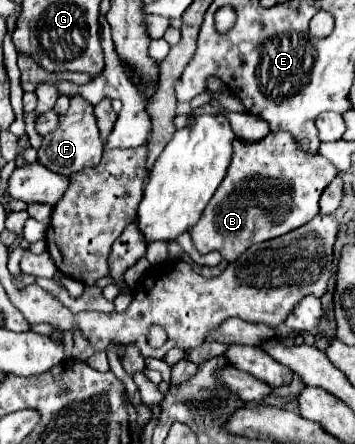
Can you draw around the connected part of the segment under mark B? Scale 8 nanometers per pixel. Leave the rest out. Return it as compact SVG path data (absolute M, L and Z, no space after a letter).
M288 132L268 134L266 138L252 144L234 140L234 154L232 154L232 164L228 168L228 174L218 186L210 204L204 208L200 222L192 226L190 230L192 242L200 254L218 250L224 260L234 262L236 258L240 258L240 254L244 254L244 250L248 250L248 246L288 234L300 228L302 224L306 224L308 220L312 220L318 214L318 200L322 190L336 176L338 176L336 168L326 158L322 158L320 154L306 154L304 150L300 150L296 146L296 140Z

